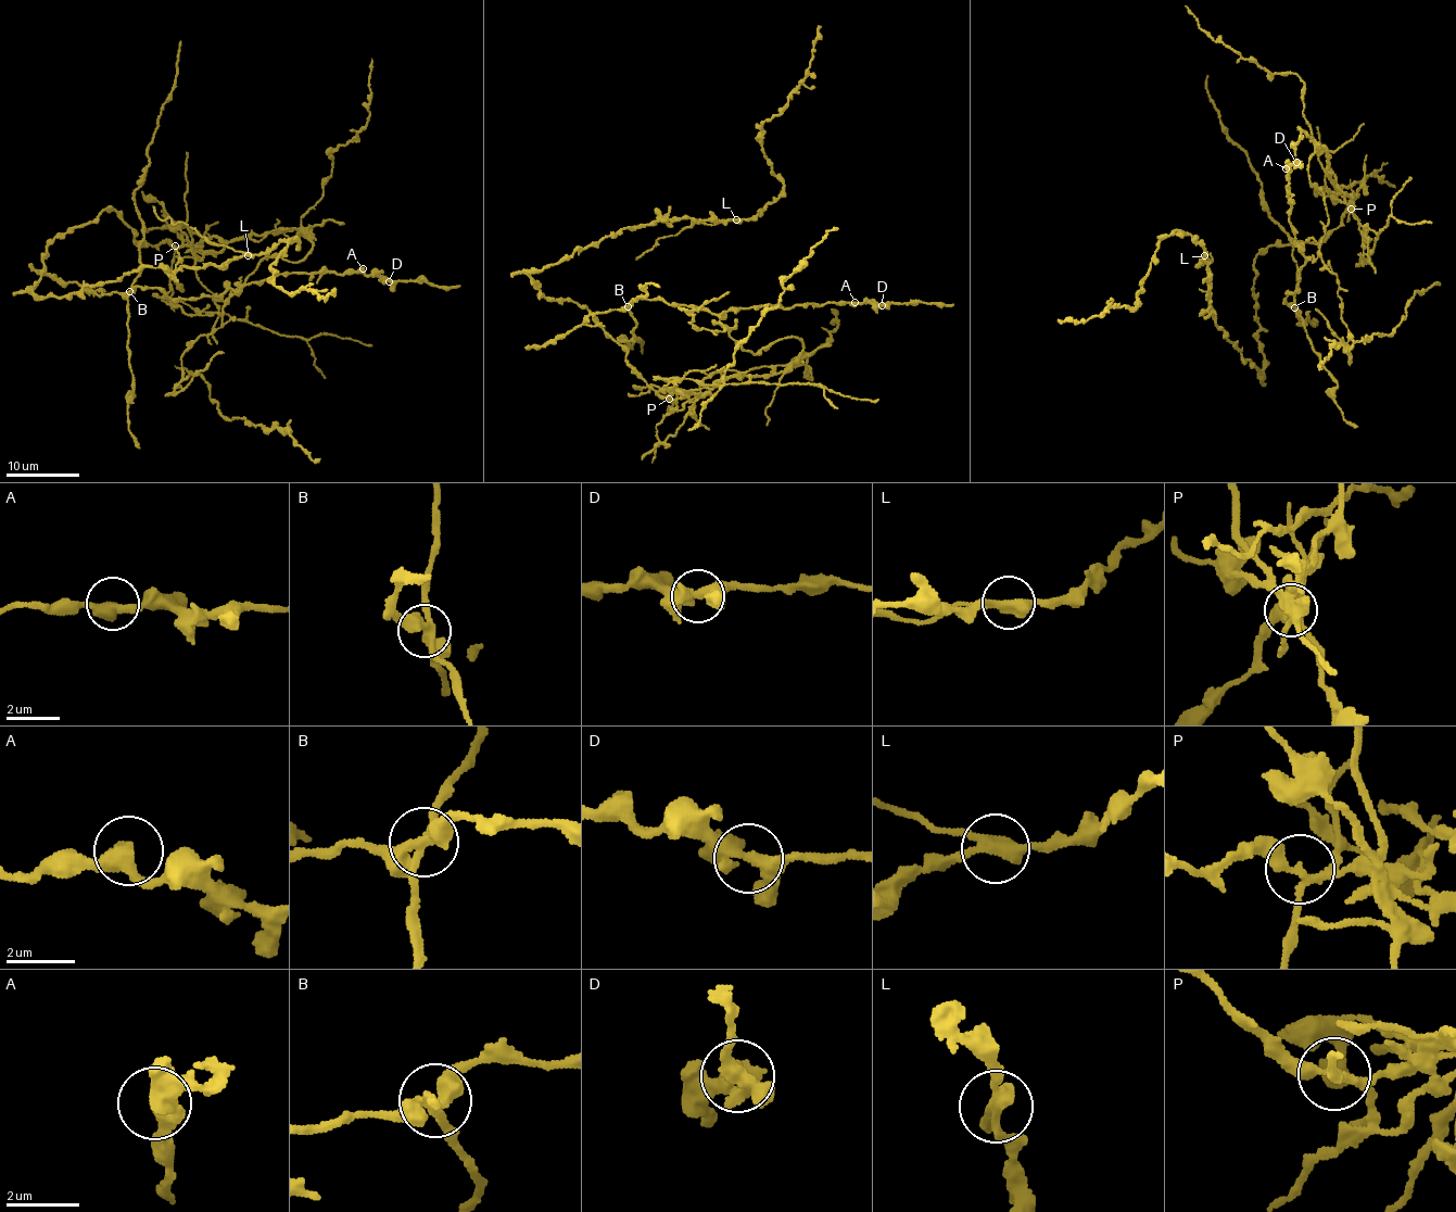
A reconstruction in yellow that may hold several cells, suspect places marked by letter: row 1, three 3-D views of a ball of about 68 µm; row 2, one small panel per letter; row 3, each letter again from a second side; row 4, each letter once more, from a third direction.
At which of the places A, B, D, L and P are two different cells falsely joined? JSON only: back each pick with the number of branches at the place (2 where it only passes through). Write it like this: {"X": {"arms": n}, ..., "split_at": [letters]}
{"B": {"arms": 4}, "L": {"arms": 3}, "P": {"arms": 4}, "split_at": ["B", "L", "P"]}

